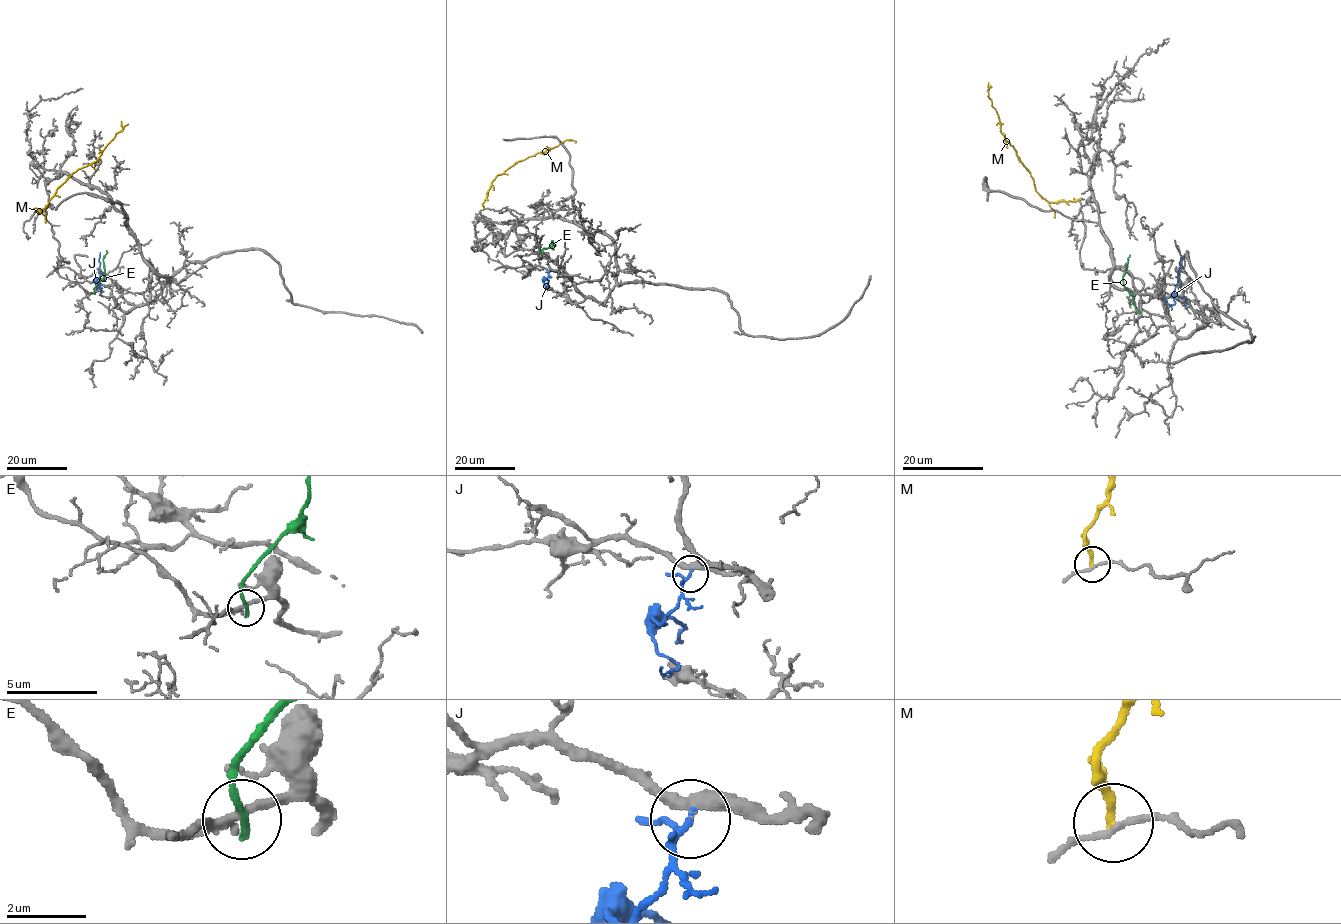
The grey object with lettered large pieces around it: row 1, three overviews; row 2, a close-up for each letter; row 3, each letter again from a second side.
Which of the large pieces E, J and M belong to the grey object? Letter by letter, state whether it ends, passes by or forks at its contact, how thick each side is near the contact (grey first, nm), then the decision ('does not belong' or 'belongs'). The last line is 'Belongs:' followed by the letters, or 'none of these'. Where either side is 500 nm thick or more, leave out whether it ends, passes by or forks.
E: it ends there; 190 nm thick on the grey side, 200 nm on the other; does not belong
J: it forks there; 320 nm thick on the grey side, 110 nm on the other; belongs
M: it ends there; 140 nm thick on the grey side, 240 nm on the other; does not belong
Belongs: J

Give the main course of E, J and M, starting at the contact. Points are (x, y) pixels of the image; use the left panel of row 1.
E: (94, 293), (94, 288), (104, 273), (106, 250)
J: (101, 285), (99, 288), (95, 281), (100, 274), (100, 252)
M: (36, 208), (41, 211), (56, 189), (73, 173), (95, 161), (128, 123)

